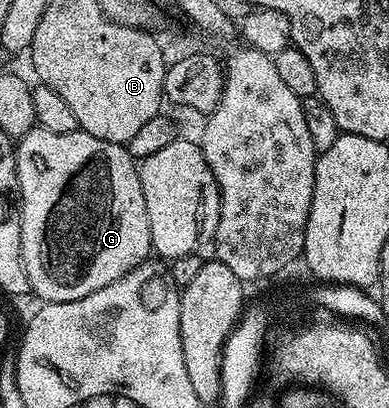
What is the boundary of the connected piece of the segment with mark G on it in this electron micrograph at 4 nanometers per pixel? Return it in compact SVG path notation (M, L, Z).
M37 127L19 138L16 174L20 184L20 254L29 290L36 292L41 302L77 301L94 291L102 291L102 287L110 287L110 283L149 260L153 247L146 195L142 195L137 158L131 157L124 145L103 141L83 131L59 133Z

